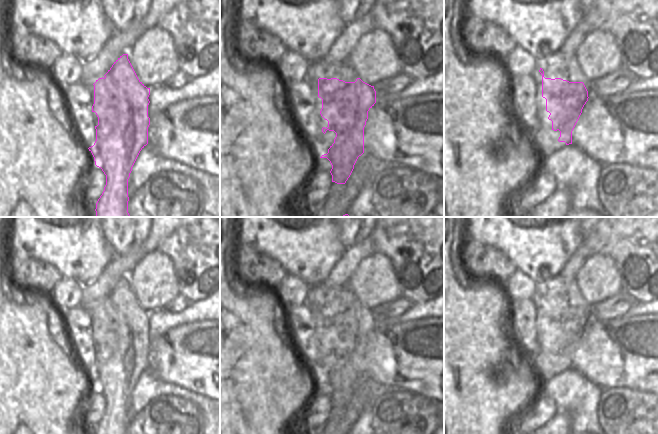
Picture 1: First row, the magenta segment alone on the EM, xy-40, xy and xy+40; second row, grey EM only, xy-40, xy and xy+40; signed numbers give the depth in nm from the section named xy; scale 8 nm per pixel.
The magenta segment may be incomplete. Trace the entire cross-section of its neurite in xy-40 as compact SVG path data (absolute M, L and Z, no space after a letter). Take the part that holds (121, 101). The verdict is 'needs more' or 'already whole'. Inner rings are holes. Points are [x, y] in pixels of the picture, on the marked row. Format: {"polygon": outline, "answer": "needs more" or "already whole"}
{"polygon": "M128 54L120 56L94 85L92 112L98 117L96 141L89 147L95 165L106 175L104 191L96 203L96 217L130 217L128 213L128 179L140 151L148 144L148 97L147 88L137 77Z", "answer": "already whole"}

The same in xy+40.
{"polygon": "M542 68L539 72L542 75L542 97L546 99L552 130L560 131L559 142L572 144L572 131L588 101L588 91L583 82L545 78Z", "answer": "already whole"}

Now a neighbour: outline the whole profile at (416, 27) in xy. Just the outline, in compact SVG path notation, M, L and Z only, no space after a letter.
M444 0L376 2L369 13L374 28L390 35L402 72L412 80L444 68Z

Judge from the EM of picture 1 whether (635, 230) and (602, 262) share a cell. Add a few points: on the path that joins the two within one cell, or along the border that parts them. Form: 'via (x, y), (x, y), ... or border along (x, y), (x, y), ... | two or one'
border along (590, 255), (606, 254), (613, 261), (619, 277) | two

